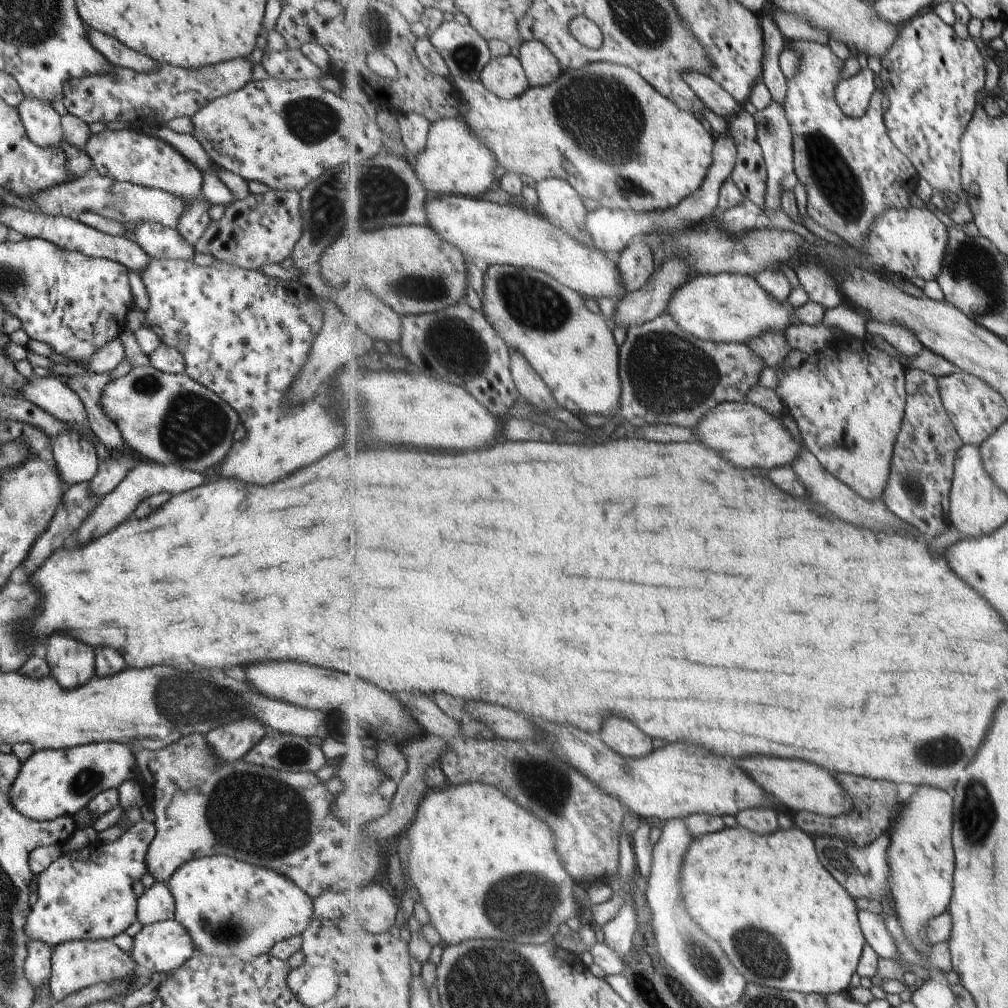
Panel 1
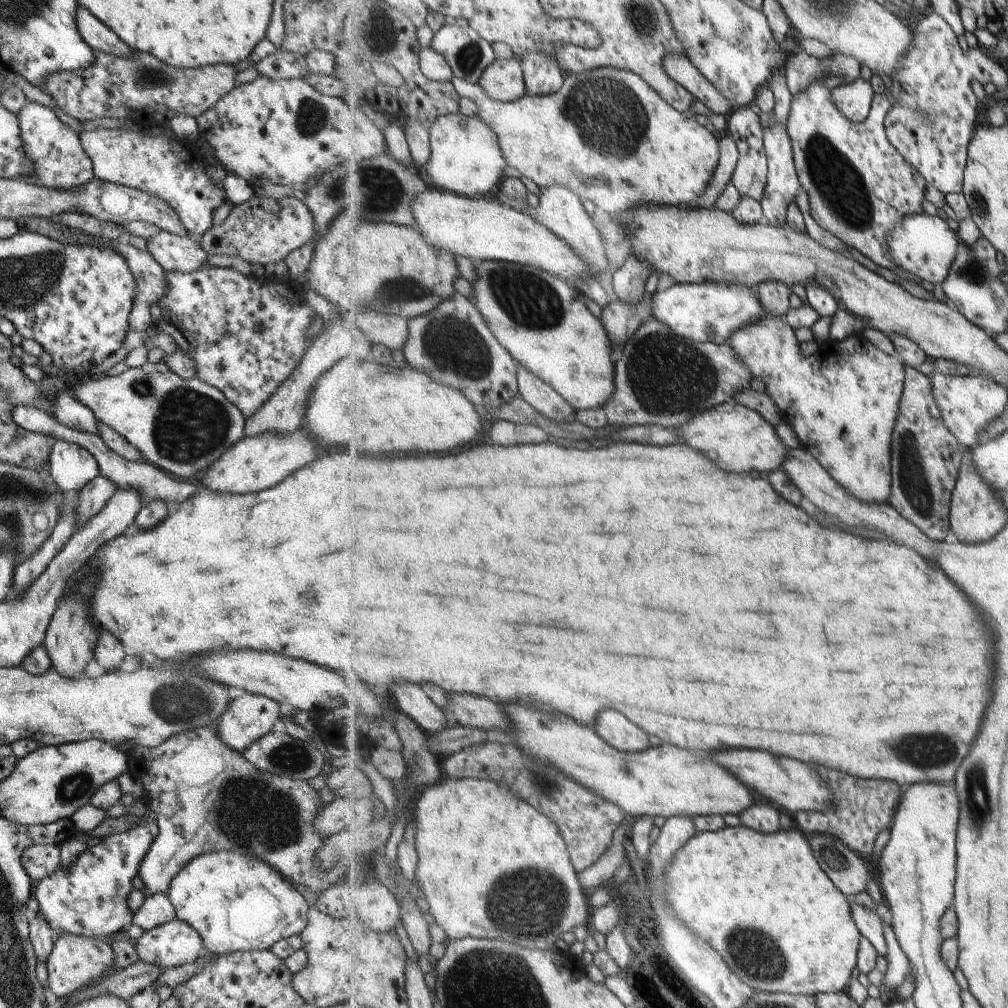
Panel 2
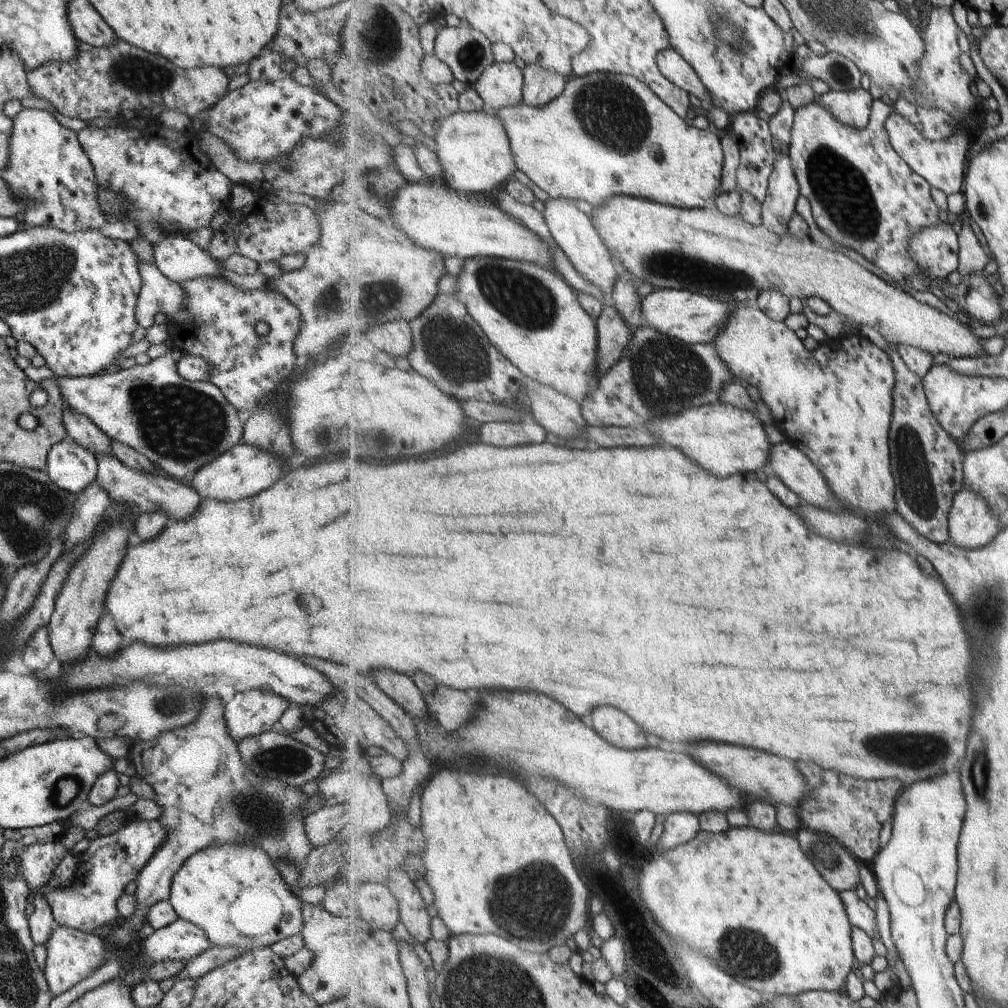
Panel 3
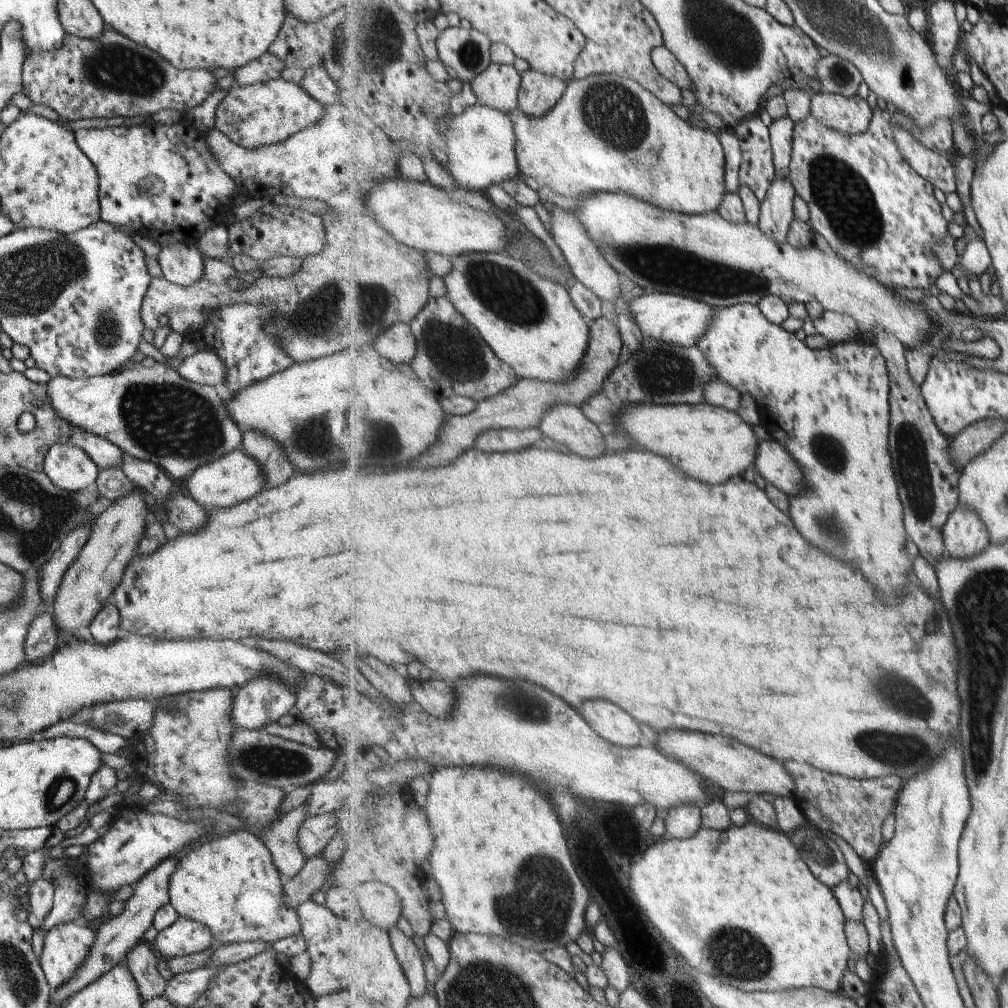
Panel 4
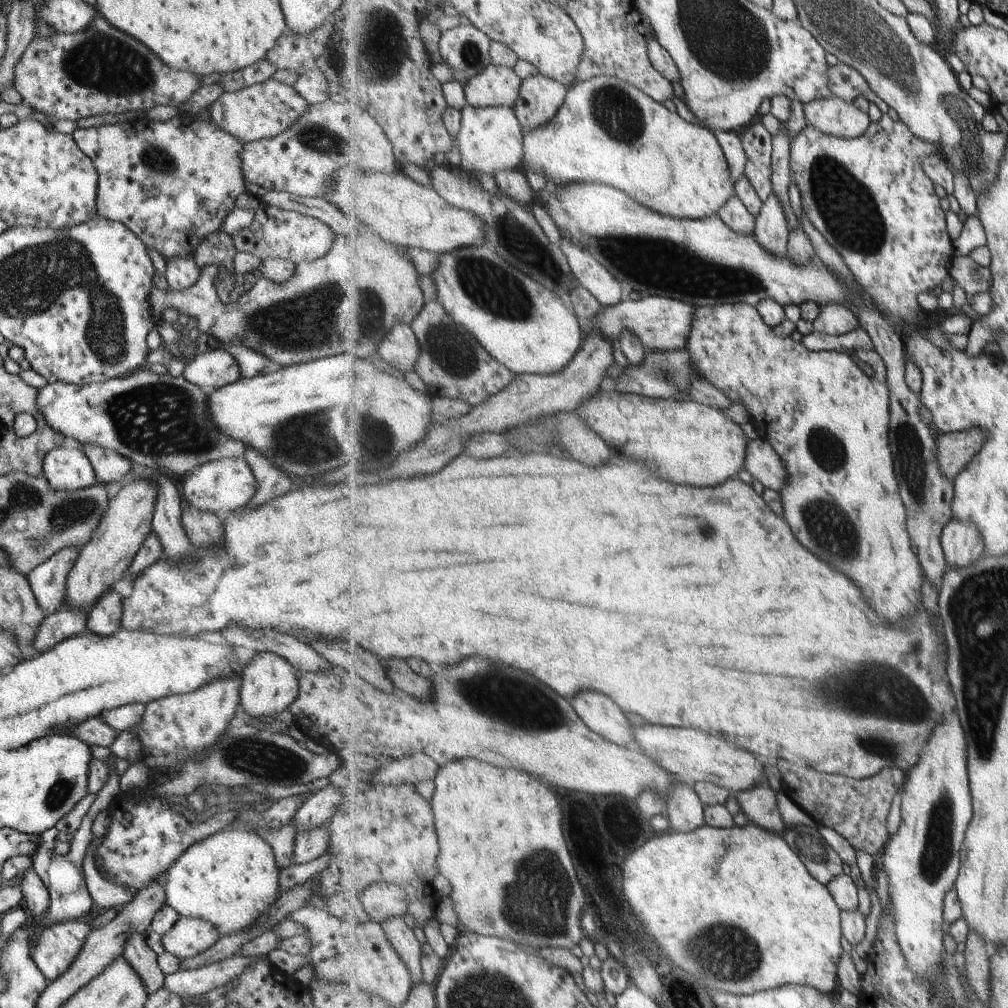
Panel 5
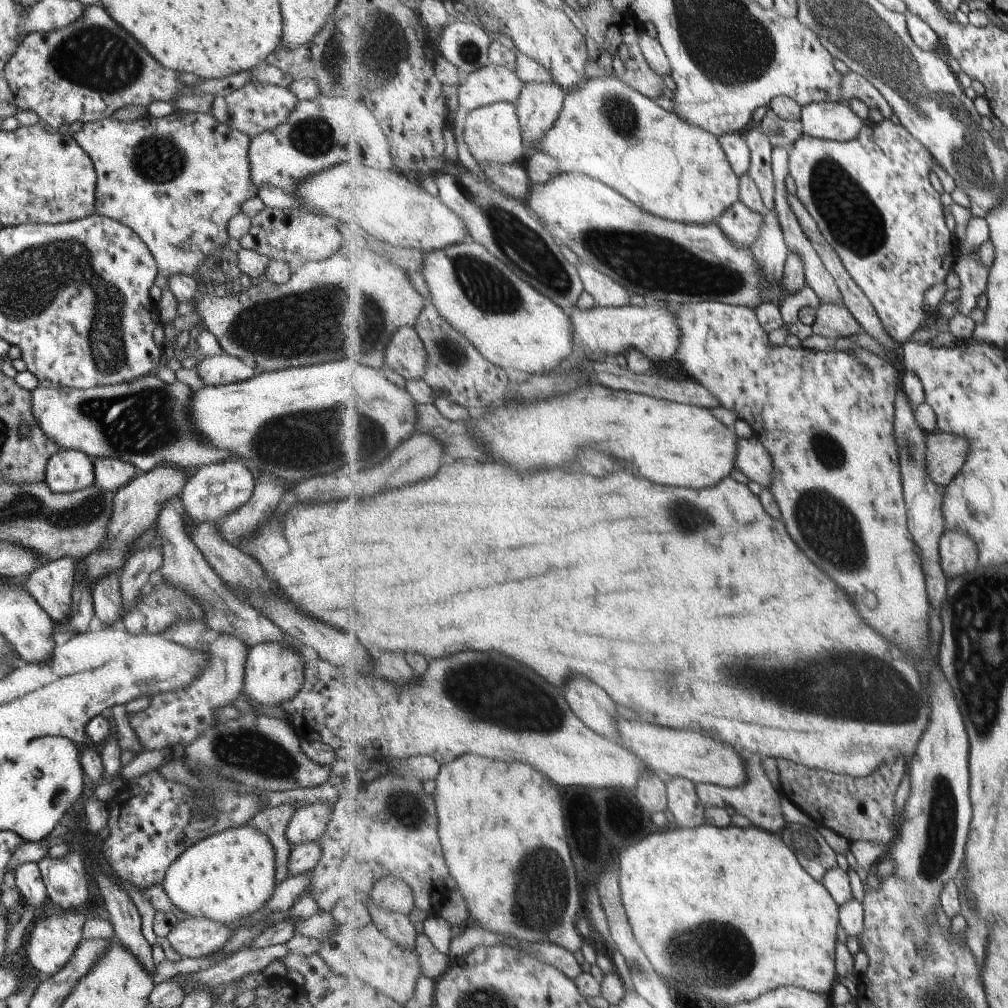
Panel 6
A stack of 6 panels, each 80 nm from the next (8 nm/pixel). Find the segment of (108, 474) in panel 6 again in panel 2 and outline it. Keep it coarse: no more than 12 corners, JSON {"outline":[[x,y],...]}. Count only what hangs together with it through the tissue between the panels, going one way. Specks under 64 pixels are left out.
{"outline":[[68,386],[51,400],[63,426],[97,435],[96,419]]}

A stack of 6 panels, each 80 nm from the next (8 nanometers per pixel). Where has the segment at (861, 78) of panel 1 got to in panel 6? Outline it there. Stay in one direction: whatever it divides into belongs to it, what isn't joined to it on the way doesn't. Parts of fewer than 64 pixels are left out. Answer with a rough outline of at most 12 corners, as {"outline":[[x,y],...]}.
{"outline":[[846,101],[802,108],[804,134],[838,142],[869,124]]}

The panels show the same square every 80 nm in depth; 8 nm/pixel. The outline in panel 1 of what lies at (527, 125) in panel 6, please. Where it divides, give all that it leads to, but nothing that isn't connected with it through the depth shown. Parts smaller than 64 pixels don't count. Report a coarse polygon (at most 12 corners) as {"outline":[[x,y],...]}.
{"outline":[[532,38],[518,53],[530,87],[557,82],[562,64]]}

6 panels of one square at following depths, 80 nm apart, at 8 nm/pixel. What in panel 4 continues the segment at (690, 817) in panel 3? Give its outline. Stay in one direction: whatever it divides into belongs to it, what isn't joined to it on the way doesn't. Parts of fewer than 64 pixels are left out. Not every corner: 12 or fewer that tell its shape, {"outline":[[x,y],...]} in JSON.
{"outline":[[671,808],[665,819],[667,840],[693,838],[702,827],[702,808]]}

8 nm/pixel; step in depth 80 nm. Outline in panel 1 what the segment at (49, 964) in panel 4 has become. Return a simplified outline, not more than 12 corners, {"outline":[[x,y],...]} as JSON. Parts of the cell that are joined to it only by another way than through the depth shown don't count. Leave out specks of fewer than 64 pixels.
{"outline":[[111,939],[61,942],[50,954],[55,1003],[136,976]]}

